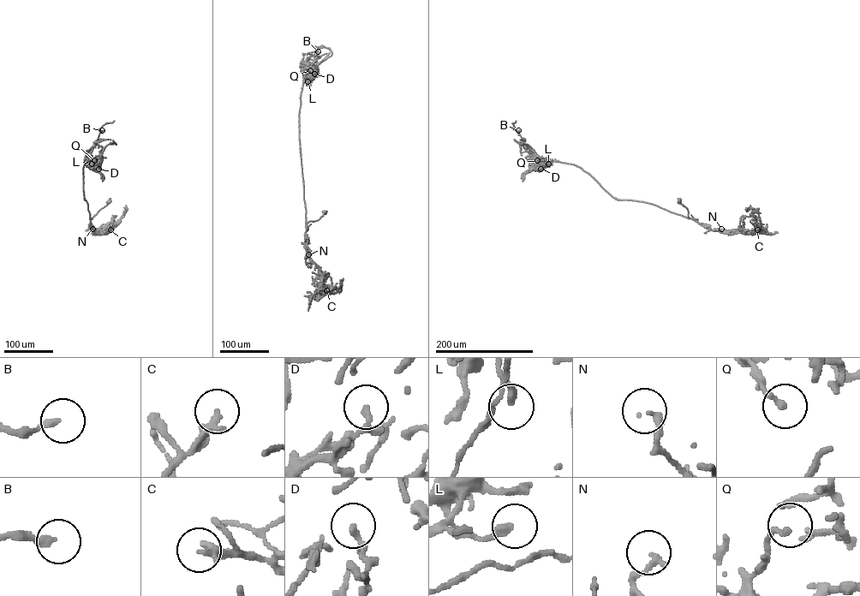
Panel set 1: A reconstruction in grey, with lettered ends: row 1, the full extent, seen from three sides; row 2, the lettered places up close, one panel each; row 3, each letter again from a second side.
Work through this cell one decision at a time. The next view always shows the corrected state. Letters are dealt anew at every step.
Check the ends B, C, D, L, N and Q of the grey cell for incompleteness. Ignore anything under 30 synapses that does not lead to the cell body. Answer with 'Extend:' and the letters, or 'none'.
Extend: B, C

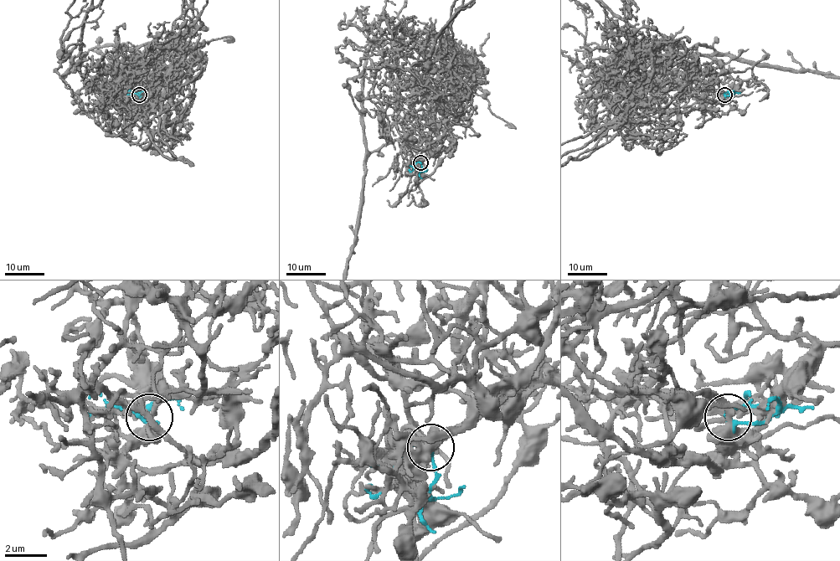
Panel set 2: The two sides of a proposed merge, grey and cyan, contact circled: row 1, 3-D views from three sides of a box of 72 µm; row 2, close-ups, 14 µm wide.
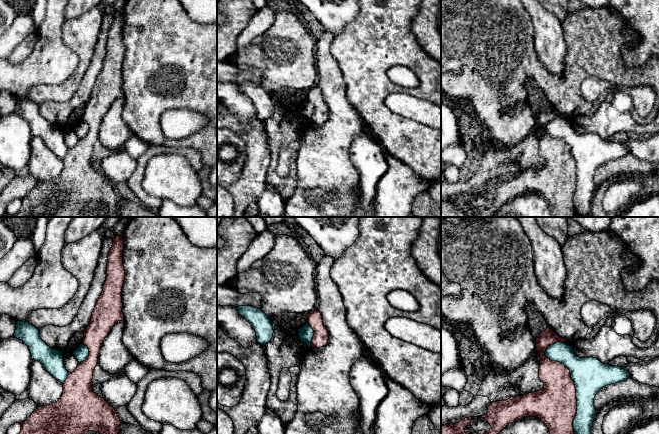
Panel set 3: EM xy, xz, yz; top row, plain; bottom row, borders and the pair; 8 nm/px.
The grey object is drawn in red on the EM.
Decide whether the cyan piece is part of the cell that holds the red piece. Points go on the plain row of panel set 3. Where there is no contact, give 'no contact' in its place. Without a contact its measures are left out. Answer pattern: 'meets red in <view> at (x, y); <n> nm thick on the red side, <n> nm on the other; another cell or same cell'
meets red in yz at (574, 161); 340 nm thick on the red side, 280 nm on the other; another cell

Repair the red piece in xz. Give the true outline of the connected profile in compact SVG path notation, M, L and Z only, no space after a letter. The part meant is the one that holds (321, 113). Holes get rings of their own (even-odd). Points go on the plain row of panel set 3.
M316 85L309 88L307 99L314 107L314 112L311 117L311 124L320 124L325 122L329 117L329 110L323 100L321 89Z

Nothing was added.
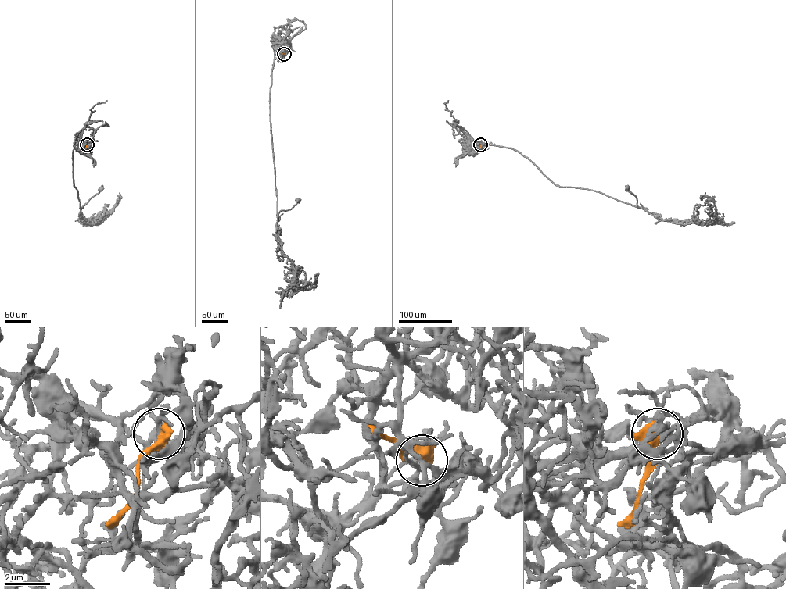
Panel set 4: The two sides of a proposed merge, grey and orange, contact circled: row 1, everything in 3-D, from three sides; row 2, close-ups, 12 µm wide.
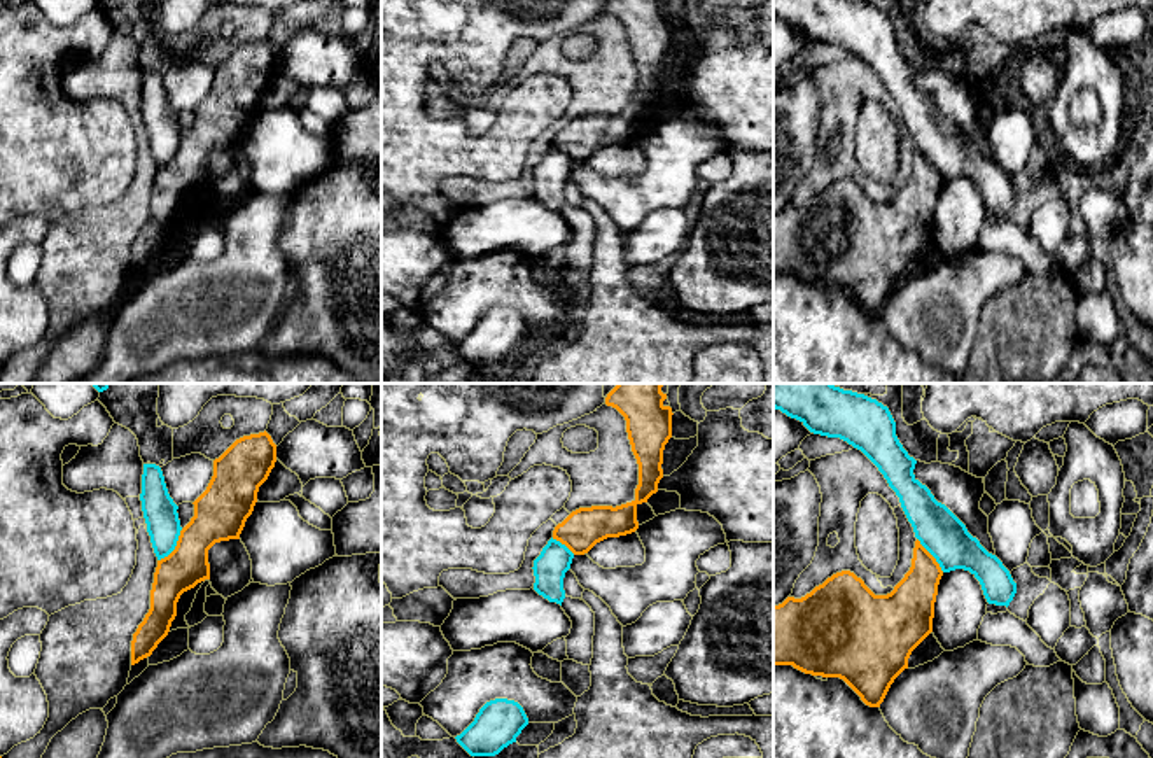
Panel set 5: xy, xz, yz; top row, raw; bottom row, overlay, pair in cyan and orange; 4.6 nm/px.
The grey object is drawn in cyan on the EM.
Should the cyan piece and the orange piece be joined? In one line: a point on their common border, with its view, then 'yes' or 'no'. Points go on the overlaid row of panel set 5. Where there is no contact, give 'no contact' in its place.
xy (175, 545) | no

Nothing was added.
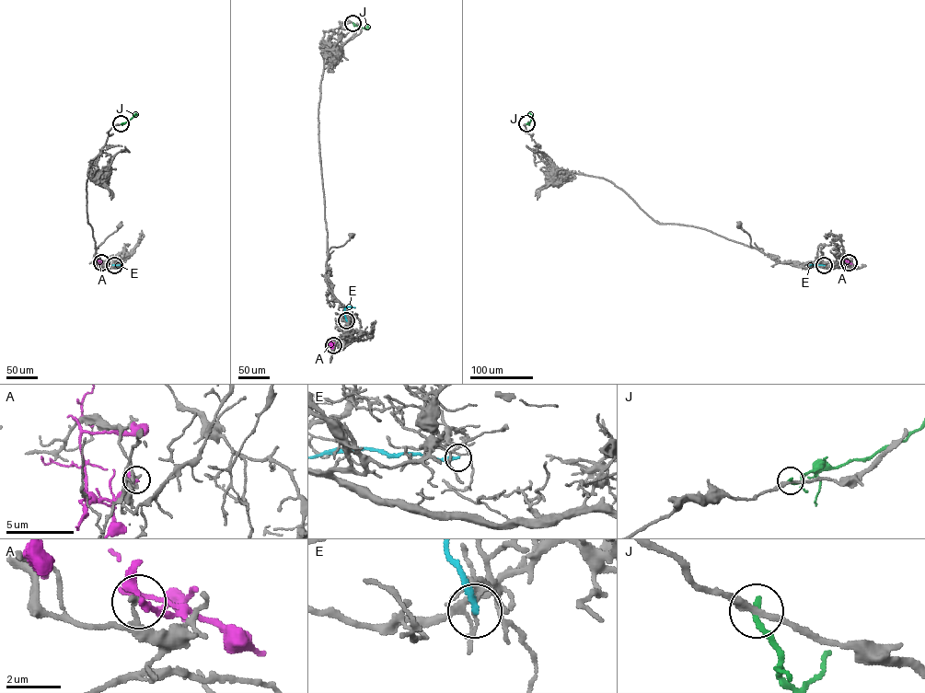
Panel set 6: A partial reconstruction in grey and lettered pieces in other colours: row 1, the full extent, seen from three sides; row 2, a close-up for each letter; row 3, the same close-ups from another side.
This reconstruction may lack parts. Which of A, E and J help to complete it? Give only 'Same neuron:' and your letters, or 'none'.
Same neuron: none

